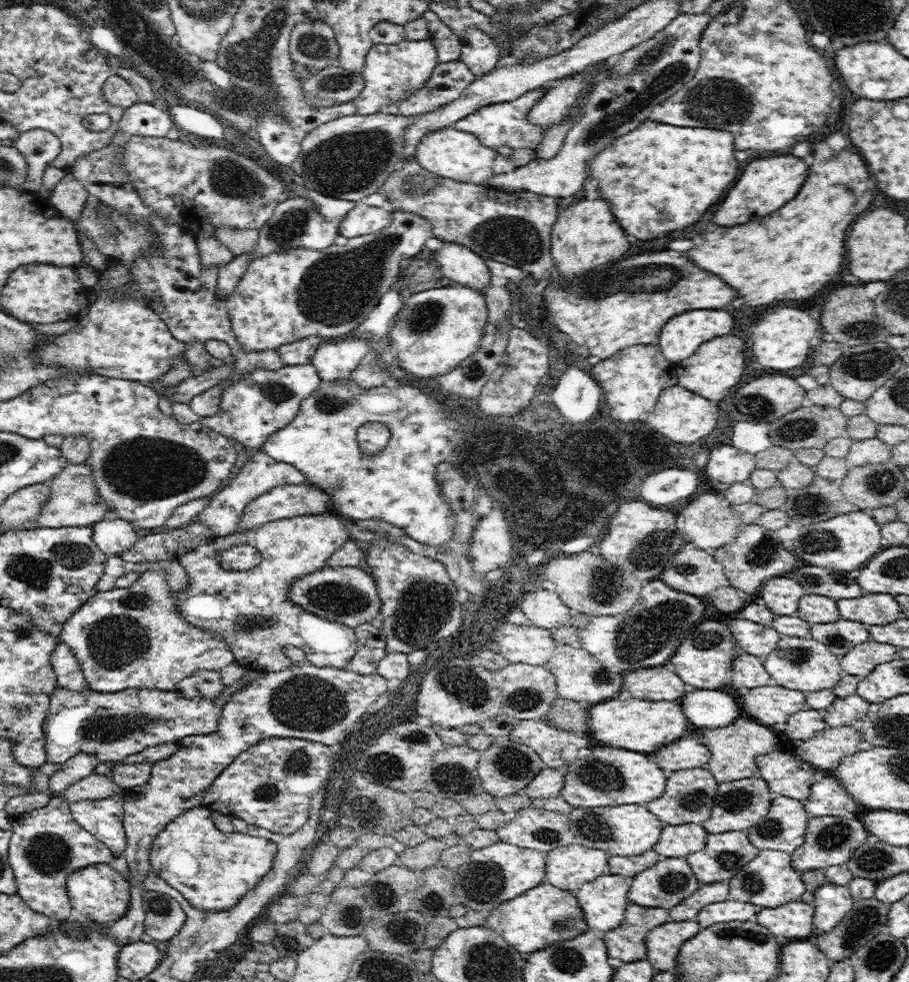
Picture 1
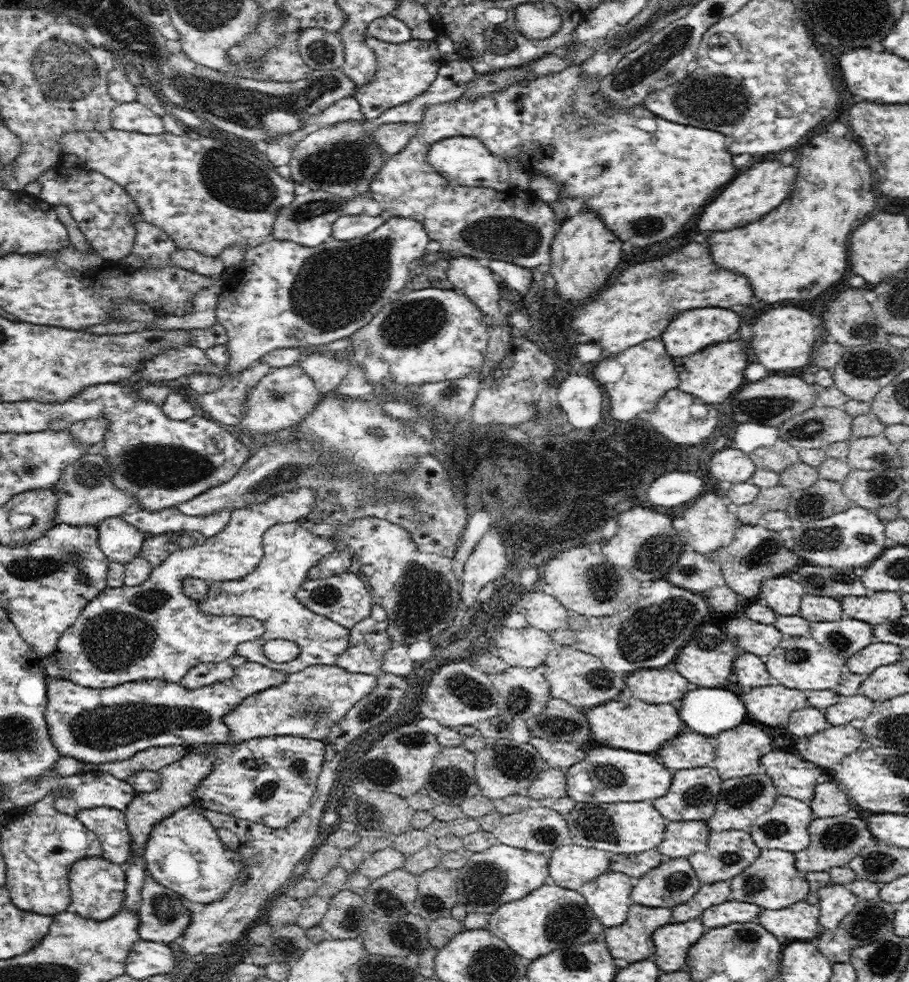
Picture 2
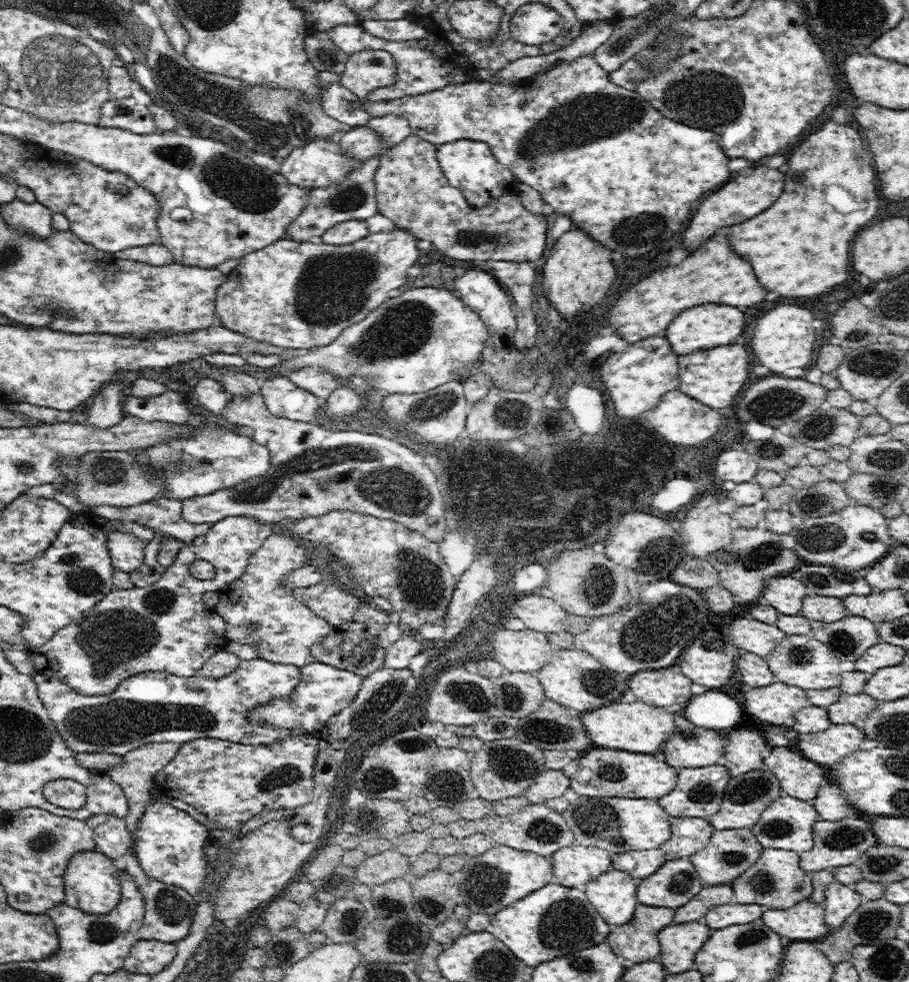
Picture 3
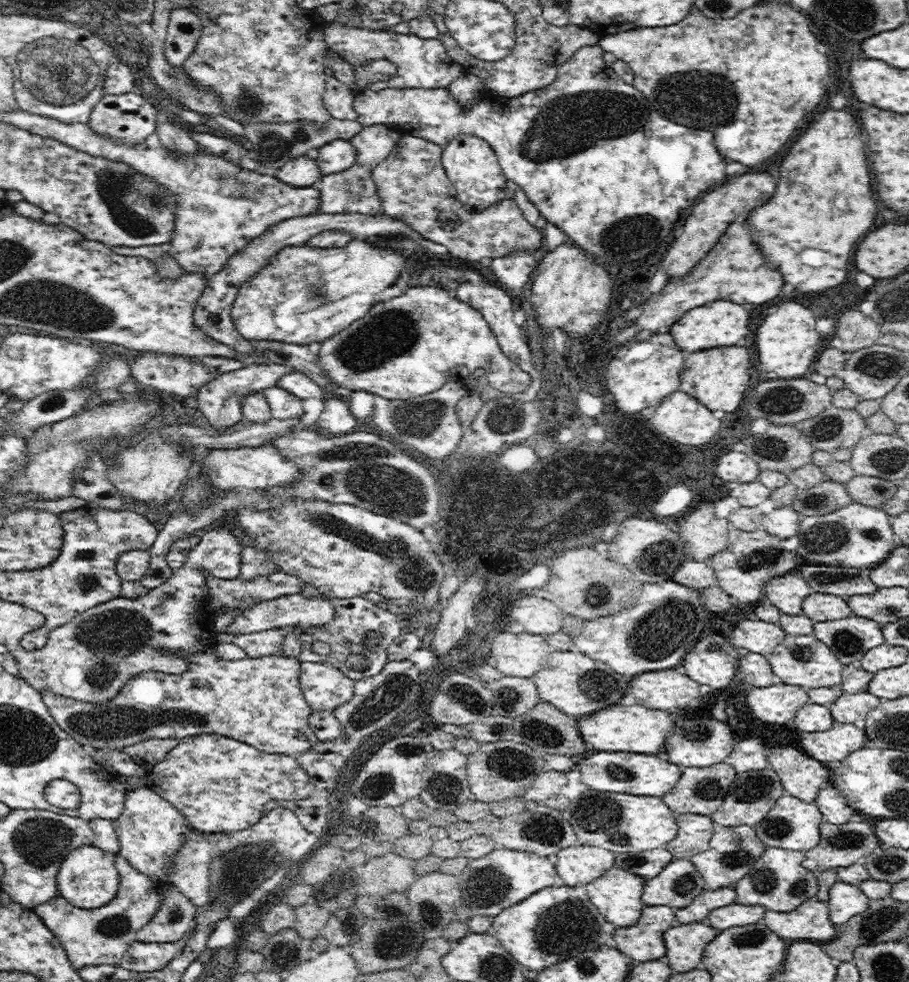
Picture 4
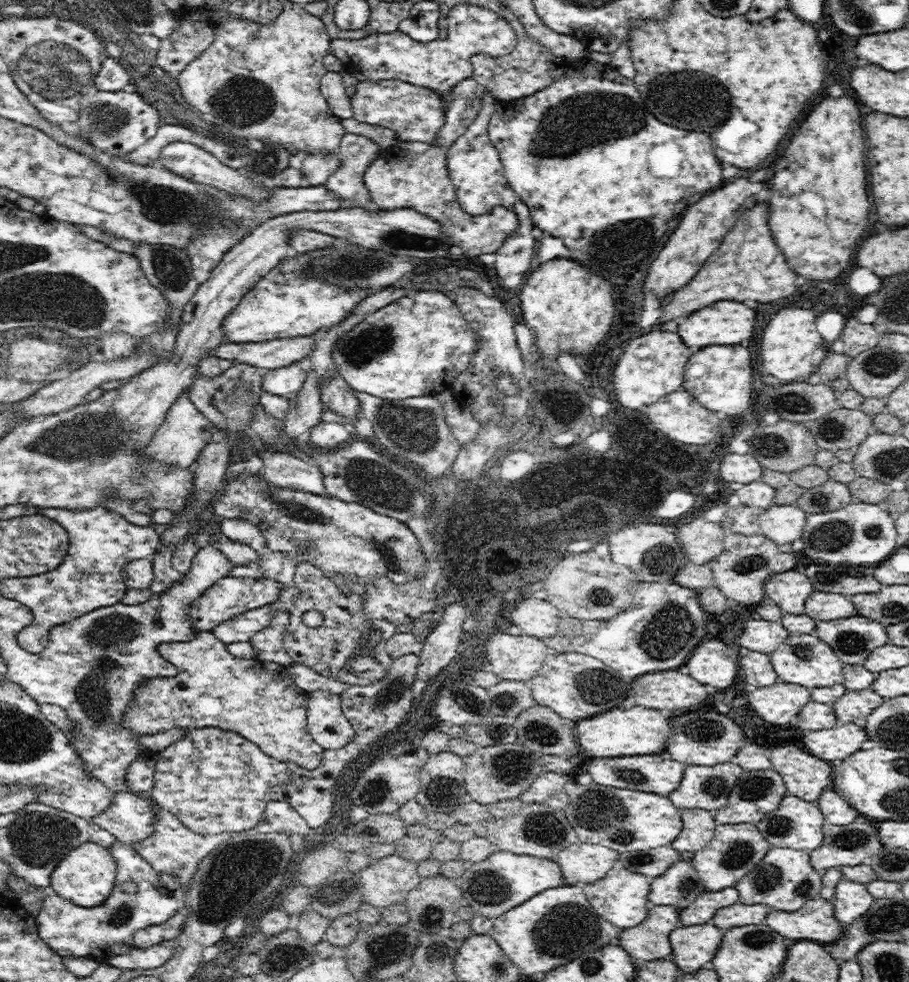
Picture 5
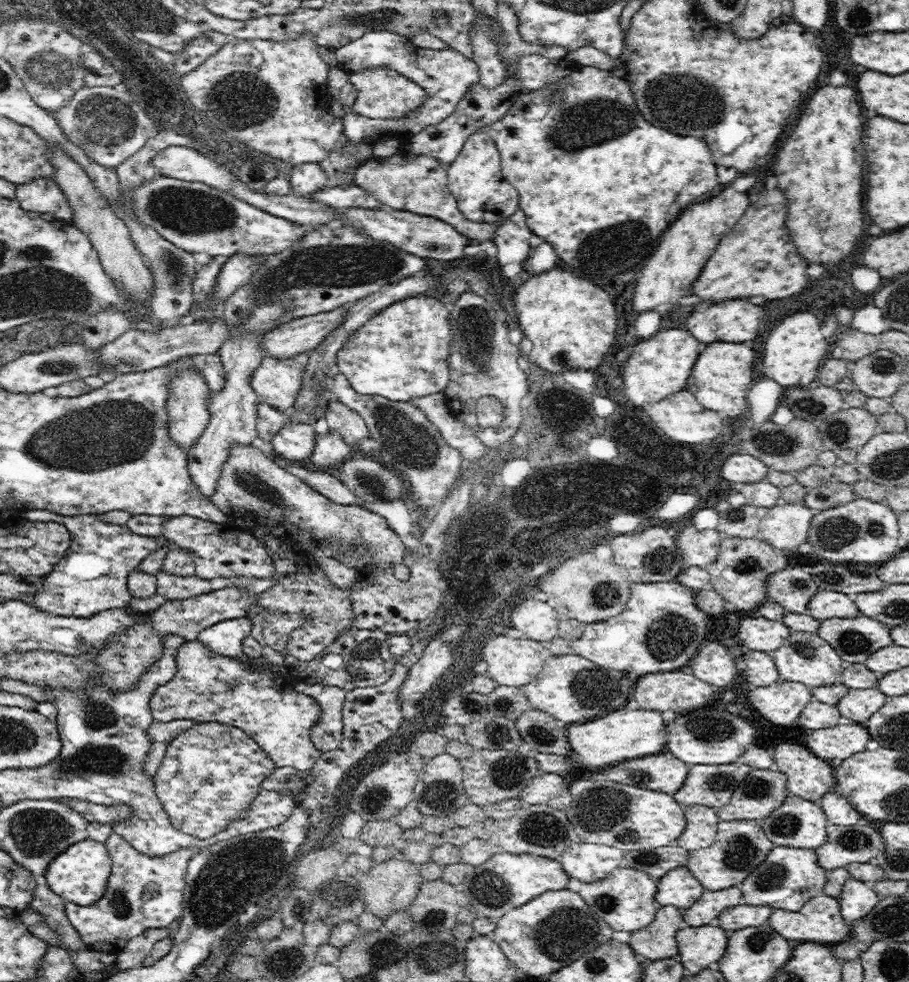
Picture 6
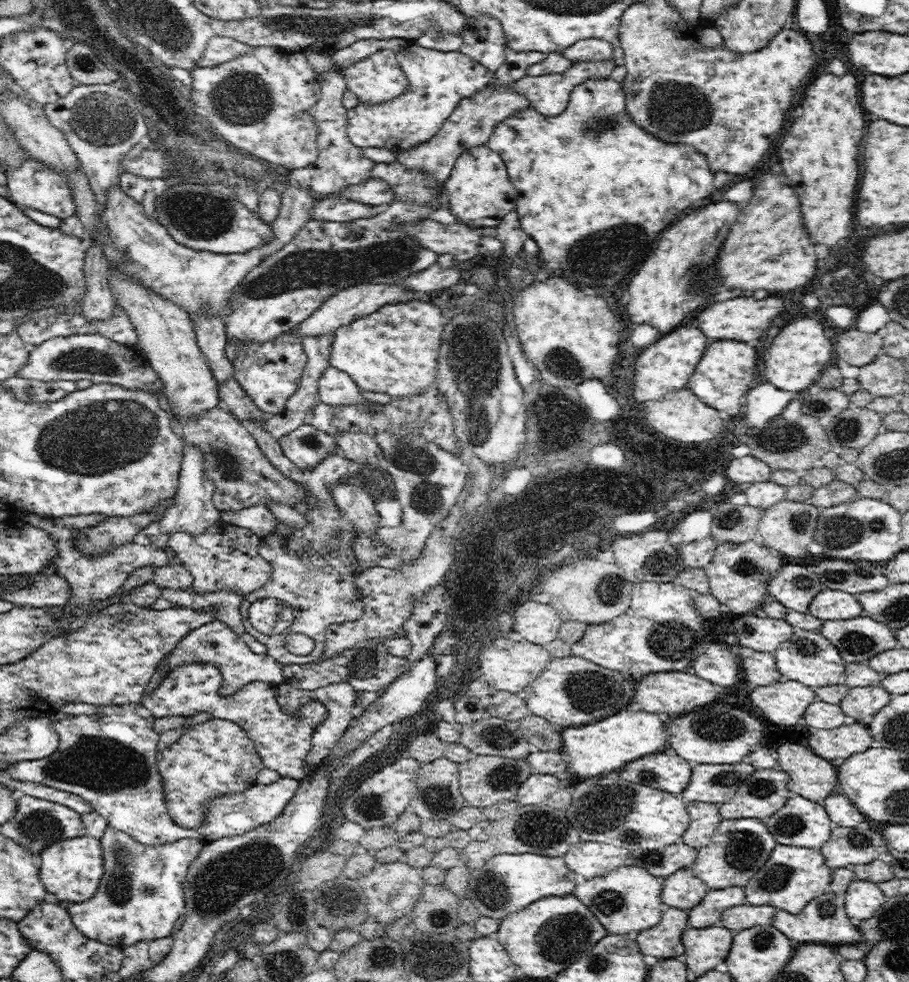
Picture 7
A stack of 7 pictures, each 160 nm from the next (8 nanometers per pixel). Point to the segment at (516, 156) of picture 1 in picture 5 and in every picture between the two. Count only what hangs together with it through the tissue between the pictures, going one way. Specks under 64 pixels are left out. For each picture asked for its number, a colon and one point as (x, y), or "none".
2: (463, 160)
3: (469, 165)
4: (470, 163)
5: (475, 169)

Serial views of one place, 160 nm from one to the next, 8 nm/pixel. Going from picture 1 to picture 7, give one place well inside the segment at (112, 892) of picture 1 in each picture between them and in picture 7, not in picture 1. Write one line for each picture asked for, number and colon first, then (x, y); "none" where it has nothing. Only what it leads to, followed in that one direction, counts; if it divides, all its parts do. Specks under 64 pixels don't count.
2: (97, 886)
3: (92, 880)
4: (88, 878)
5: (86, 876)
6: (80, 875)
7: (70, 870)

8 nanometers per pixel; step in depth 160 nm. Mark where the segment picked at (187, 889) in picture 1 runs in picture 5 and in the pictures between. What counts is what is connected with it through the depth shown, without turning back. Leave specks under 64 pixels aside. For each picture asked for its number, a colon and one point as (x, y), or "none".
2: (184, 853)
3: (169, 845)
4: (150, 830)
5: (129, 818)

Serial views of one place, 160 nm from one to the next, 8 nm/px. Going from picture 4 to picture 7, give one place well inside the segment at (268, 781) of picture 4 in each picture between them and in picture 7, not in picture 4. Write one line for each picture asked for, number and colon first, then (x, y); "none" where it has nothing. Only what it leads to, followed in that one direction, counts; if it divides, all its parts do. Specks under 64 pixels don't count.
5: (215, 781)
6: (210, 773)
7: (216, 757)

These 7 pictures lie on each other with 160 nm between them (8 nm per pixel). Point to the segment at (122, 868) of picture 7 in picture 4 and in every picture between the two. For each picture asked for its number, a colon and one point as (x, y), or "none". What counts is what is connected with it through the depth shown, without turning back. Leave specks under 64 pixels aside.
4: (99, 936)
5: (72, 931)
6: (143, 892)

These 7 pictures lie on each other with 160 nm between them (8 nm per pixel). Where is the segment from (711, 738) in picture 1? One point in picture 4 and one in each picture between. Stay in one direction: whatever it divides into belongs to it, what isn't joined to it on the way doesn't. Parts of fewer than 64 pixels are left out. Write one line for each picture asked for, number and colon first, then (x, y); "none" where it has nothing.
2: (739, 749)
3: (745, 750)
4: (749, 754)

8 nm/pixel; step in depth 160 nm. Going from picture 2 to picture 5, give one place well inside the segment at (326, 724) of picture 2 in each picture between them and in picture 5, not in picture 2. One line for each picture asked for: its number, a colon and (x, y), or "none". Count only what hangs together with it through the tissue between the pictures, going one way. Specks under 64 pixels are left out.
3: (323, 690)
4: (325, 688)
5: (306, 678)

